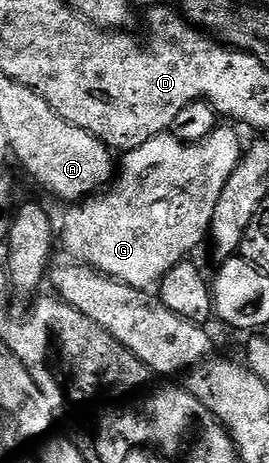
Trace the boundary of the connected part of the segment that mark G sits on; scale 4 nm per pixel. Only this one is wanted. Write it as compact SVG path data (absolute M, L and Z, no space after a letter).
M219 126L214 133L203 140L195 140L187 142L179 140L177 135L163 134L148 138L148 142L144 142L144 146L136 146L131 152L125 153L120 160L120 167L116 172L116 179L112 186L107 187L101 194L95 194L81 202L75 203L66 212L66 225L61 225L60 240L66 243L66 248L71 252L71 257L77 258L81 263L89 264L90 267L102 272L105 276L109 276L112 280L120 280L125 284L130 284L133 288L143 290L149 289L151 286L157 285L162 277L168 274L168 270L175 268L177 264L183 263L187 259L186 256L201 240L207 239L210 223L212 222L212 214L216 214L216 204L220 202L220 196L224 194L224 186L228 186L228 178L232 178L232 170L236 170L236 166L241 162L244 155L244 143L238 137L238 132L234 128L226 128Z

